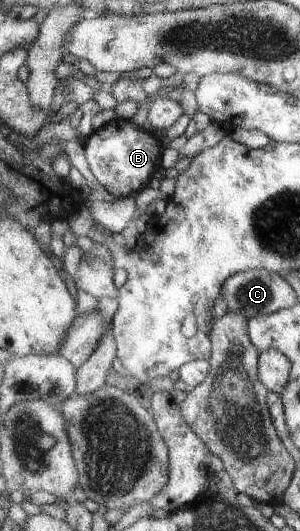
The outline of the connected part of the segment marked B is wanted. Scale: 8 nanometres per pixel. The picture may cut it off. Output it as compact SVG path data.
M114 118L84 141L85 156L93 176L114 198L135 197L162 168L163 146L152 132L126 119Z

